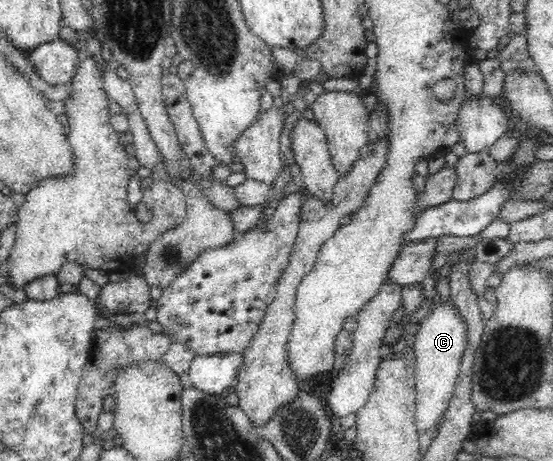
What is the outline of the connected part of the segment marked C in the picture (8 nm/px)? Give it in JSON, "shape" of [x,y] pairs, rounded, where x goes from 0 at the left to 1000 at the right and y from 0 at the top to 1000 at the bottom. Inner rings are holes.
{"shape":[[[817,651],[790,657],[759,707],[749,722],[747,753],[752,774],[747,796],[752,874],[749,920],[756,939],[765,939],[790,926],[817,868],[843,751],[843,707],[821,670]]]}

